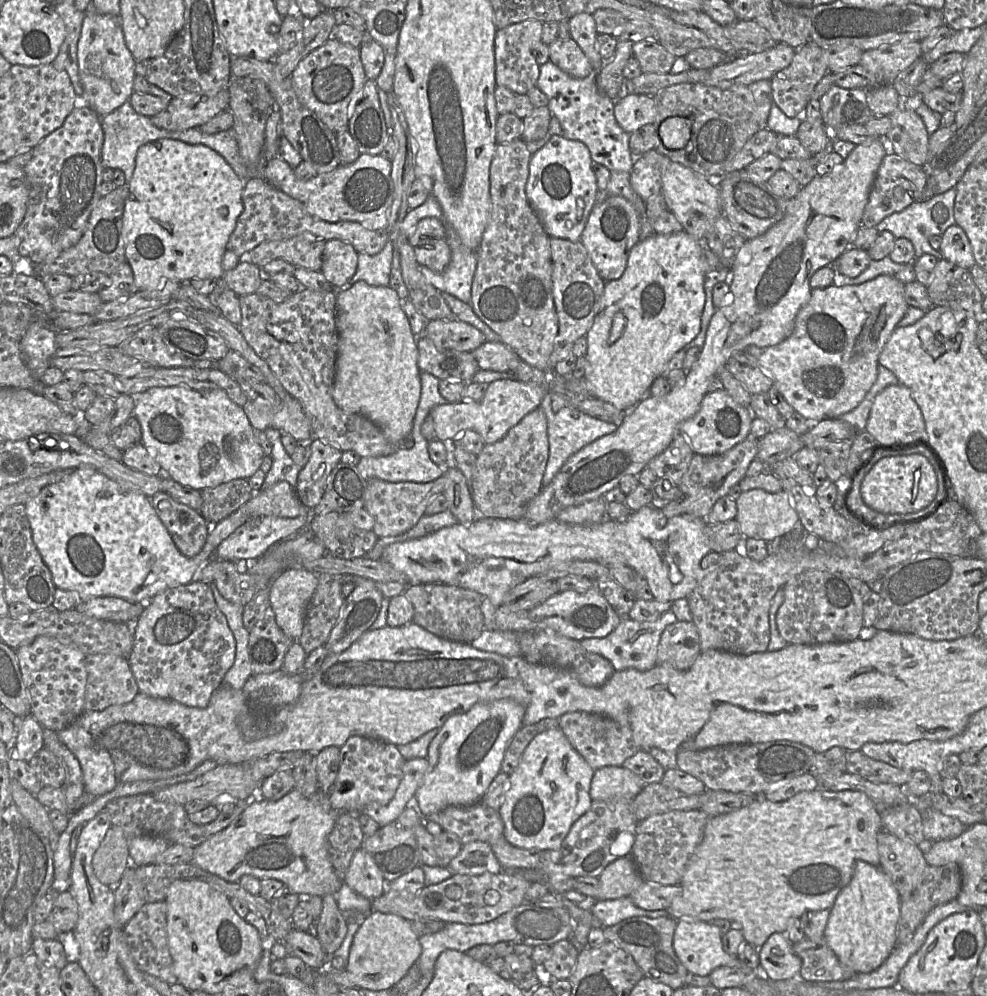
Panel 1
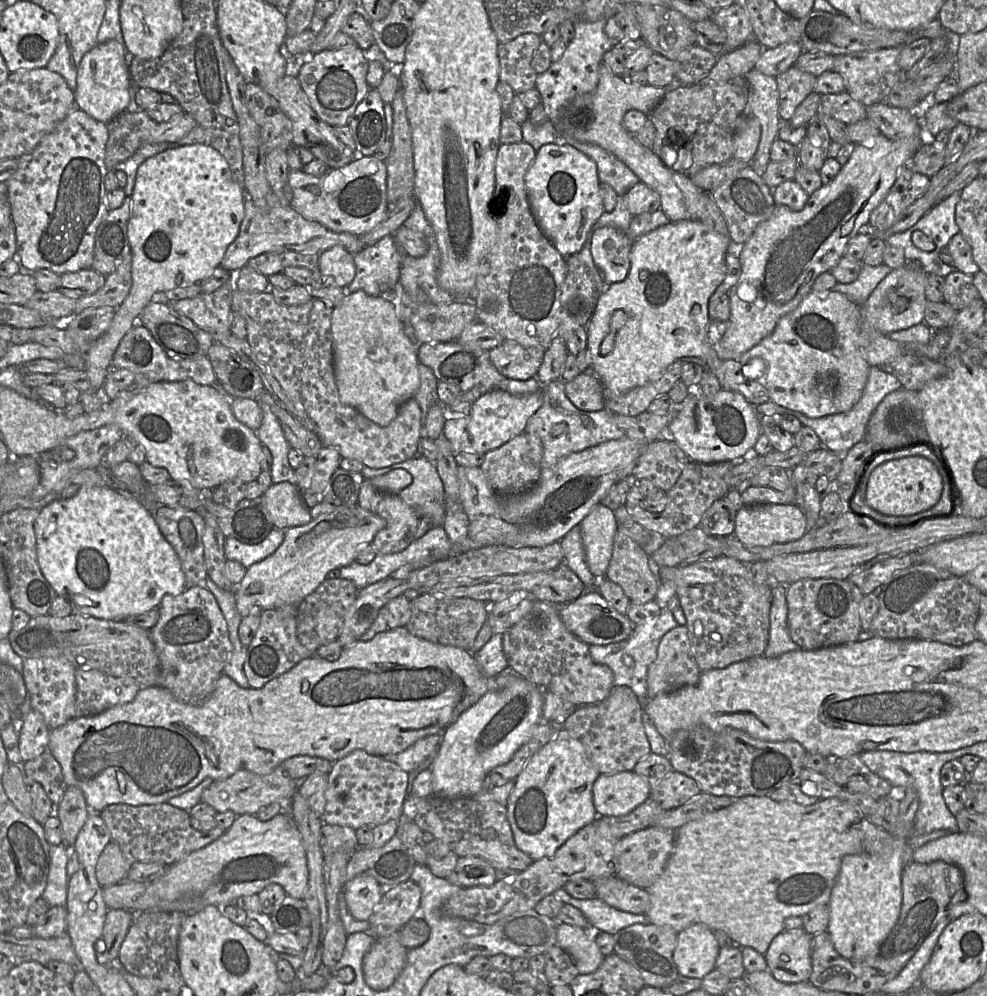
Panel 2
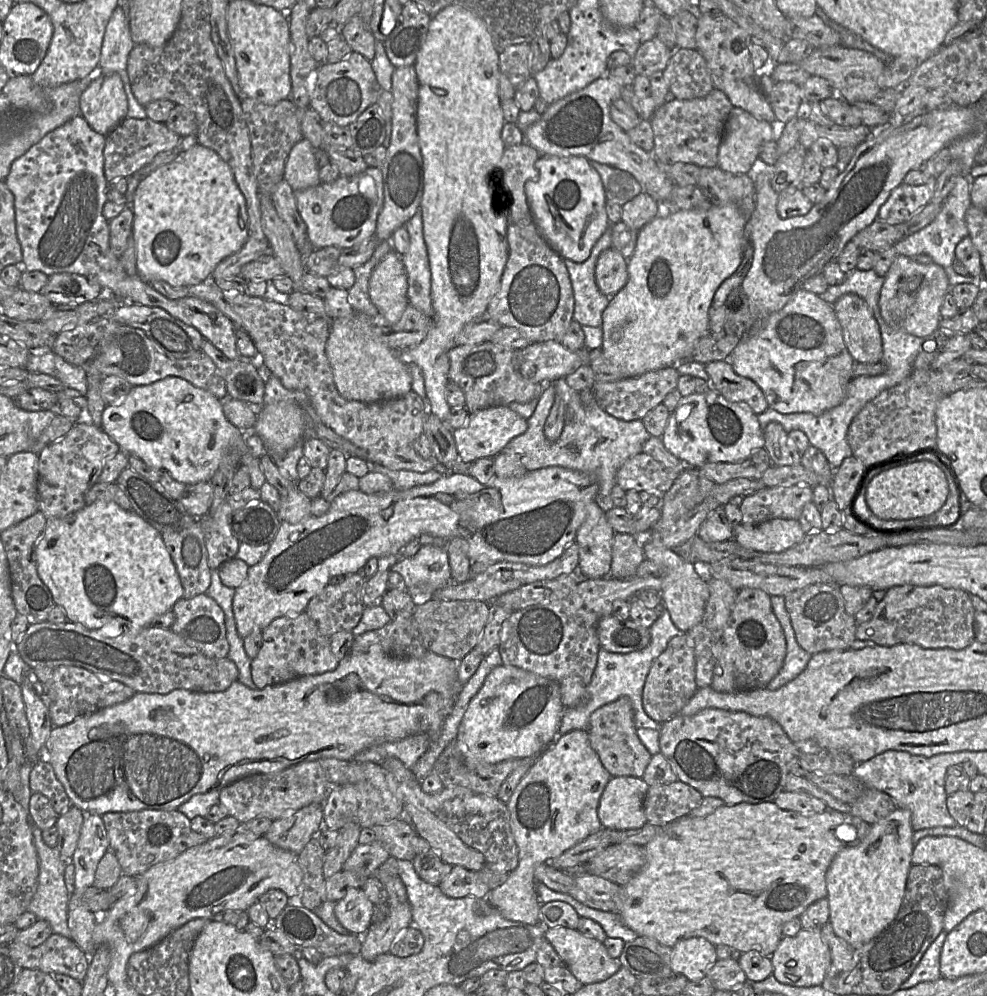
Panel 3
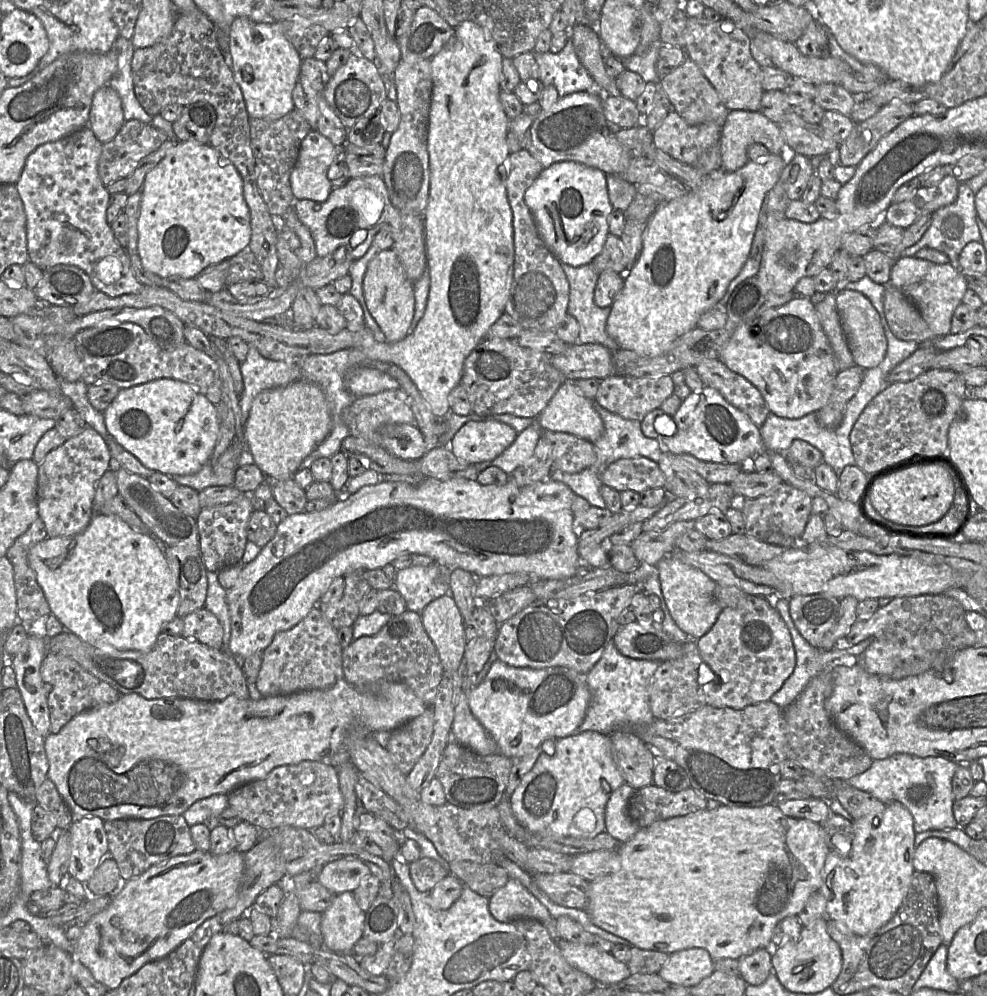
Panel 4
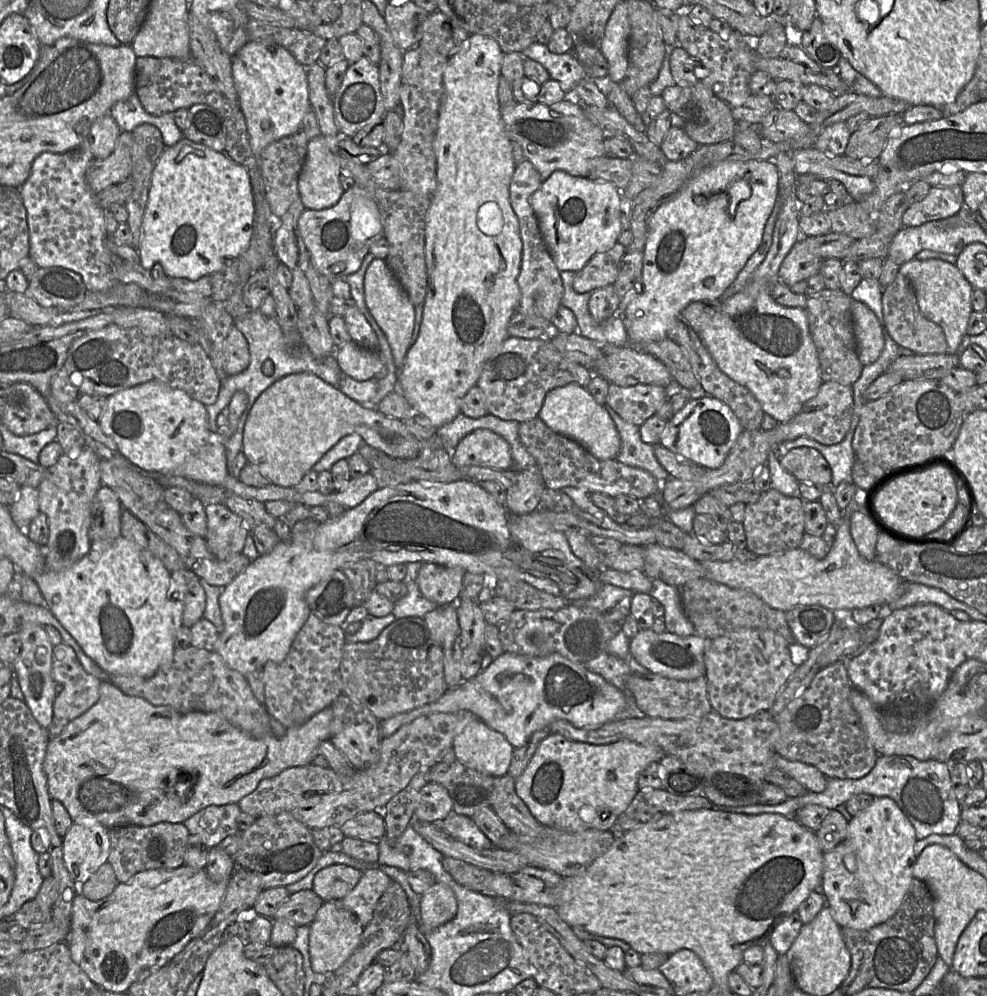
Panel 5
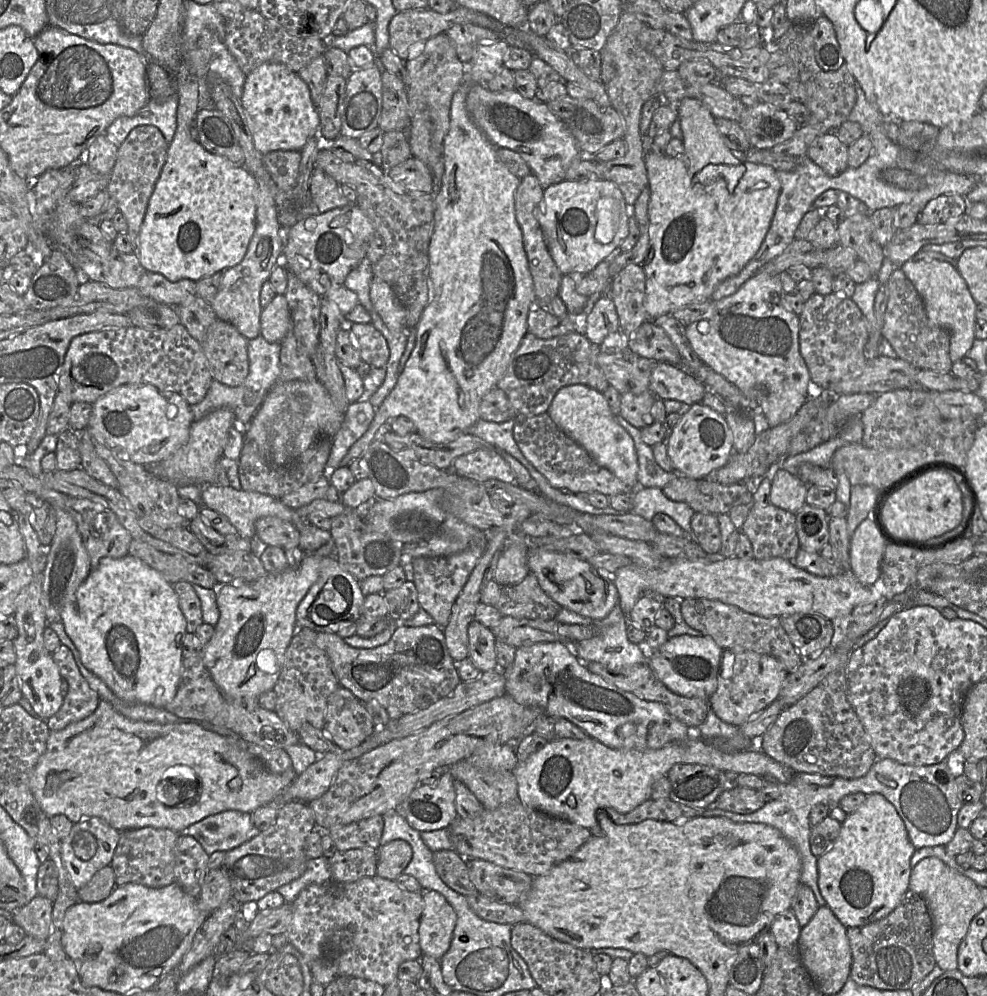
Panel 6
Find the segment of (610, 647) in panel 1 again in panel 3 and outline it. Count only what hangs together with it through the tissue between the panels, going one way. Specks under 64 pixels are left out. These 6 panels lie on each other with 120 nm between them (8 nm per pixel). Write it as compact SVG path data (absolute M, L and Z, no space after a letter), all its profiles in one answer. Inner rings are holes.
M665 607L662 614L649 627L651 640L644 649L629 653L614 653L600 648L597 662L593 671L591 681L587 687L585 699L577 706L567 707L563 711L558 728L558 736L573 730L584 729L587 731L591 714L599 707L611 703L622 696L626 696L632 703L634 712L634 724L638 728L659 729L658 722L651 719L644 711L642 705L642 693L646 677L654 660L666 649L669 641L683 633L672 622L668 609Z

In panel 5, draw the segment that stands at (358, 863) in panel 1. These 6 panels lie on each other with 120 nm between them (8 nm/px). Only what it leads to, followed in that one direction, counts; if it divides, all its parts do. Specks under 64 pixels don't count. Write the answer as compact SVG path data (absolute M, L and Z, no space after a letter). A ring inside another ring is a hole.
M340 899L325 901L310 924L309 954L313 971L326 975L343 965L359 945L363 929L356 916L344 908Z

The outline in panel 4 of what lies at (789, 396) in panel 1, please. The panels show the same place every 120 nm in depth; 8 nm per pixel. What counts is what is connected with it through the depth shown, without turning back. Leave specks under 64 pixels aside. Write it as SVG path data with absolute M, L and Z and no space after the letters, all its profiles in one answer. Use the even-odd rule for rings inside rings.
M903 255L894 261L889 284L901 290L915 305L935 336L945 336L950 333L953 312L962 302L962 298L968 288L966 277L959 273L950 263L937 264L915 256L908 257ZM795 296L782 306L764 310L746 320L718 359L759 390L771 413L788 419L798 419L821 409L829 400L838 375L815 305L805 296Z

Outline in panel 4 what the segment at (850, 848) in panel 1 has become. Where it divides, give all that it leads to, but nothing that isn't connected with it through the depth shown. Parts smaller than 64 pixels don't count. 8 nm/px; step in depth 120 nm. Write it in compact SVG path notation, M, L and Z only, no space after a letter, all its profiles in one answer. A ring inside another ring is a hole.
M719 804L711 810L698 810L685 816L654 822L640 828L628 841L617 849L620 869L601 879L590 881L589 903L585 911L591 921L601 929L628 940L632 946L672 954L688 948L704 948L714 960L721 958L740 959L761 948L771 948L771 938L776 925L786 917L797 916L809 897L820 891L822 871L831 850L829 836L823 825L807 819L785 815L776 804L761 807L735 807Z

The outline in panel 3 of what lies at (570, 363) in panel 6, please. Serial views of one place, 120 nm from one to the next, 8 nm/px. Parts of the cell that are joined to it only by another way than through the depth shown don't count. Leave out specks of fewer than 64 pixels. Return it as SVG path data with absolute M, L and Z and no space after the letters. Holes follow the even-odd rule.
M492 342L455 346L449 351L449 379L463 390L465 408L469 413L494 407L508 406L512 402L528 403L540 398L543 387L525 379L514 367L514 349L508 349Z

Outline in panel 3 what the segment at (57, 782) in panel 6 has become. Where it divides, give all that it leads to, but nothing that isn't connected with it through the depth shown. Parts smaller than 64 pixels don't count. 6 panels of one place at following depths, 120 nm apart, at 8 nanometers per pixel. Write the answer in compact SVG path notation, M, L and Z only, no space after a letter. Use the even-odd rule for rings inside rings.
M378 645L371 646L366 653L349 652L339 661L333 671L318 675L308 675L262 689L251 689L239 681L234 681L228 689L221 692L194 692L175 689L167 694L135 692L124 702L103 708L94 713L76 718L61 727L53 727L45 743L49 762L56 777L62 783L72 805L84 812L84 815L102 816L107 812L130 812L139 810L177 810L193 795L205 793L254 774L279 772L292 765L323 758L336 758L351 761L361 751L387 742L395 742L408 736L427 733L436 740L443 723L451 713L460 692L458 683L458 662L448 657L428 651L421 658L402 658L385 653Z

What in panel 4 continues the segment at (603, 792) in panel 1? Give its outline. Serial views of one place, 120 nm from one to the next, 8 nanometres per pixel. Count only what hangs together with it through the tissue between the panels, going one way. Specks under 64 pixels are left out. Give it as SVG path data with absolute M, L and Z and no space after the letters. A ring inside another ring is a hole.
M624 783L611 793L605 806L605 831L620 843L631 839L640 829L628 814L628 803L634 792Z

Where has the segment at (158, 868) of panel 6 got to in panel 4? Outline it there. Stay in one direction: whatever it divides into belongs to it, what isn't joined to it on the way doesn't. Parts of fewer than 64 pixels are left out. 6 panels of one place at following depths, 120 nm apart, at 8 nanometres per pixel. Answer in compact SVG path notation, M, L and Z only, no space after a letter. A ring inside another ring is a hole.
M183 815L107 820L104 821L104 828L108 838L109 856L116 861L121 878L126 881L139 876L157 863L196 850L190 826Z

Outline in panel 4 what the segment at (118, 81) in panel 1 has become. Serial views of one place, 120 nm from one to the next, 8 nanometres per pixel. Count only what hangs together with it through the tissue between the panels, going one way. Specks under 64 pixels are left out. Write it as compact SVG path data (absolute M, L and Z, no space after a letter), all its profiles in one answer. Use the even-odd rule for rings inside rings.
M110 85L99 88L93 95L88 126L102 143L112 140L125 122L122 101Z

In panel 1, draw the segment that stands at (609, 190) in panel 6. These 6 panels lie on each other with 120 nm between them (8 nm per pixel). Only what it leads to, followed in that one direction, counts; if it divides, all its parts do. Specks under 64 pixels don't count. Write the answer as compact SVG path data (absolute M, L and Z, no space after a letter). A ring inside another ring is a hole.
M554 135L529 163L526 196L550 237L579 241L588 217L599 200L594 162L585 144Z

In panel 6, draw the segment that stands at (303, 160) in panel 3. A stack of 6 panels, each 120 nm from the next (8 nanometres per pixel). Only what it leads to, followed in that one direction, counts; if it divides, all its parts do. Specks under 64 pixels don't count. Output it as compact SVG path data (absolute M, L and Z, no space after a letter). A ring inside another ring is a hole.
M319 168L311 173L309 191L320 213L351 203L341 192L340 185Z

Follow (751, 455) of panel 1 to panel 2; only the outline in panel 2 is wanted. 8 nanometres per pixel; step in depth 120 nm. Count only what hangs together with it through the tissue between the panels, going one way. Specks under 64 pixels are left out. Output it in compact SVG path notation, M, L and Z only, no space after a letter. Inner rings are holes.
M690 460L674 487L666 492L668 501L663 512L651 513L644 509L628 510L625 505L621 505L614 511L618 529L621 521L632 519L647 531L667 539L699 527L706 511L715 501L723 499L730 490L730 471L733 466L732 461L704 464Z

